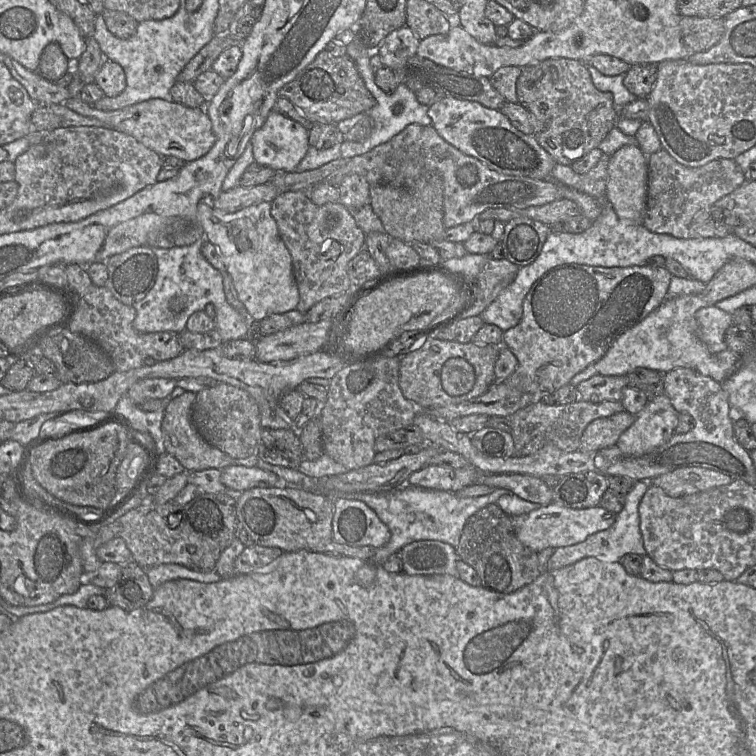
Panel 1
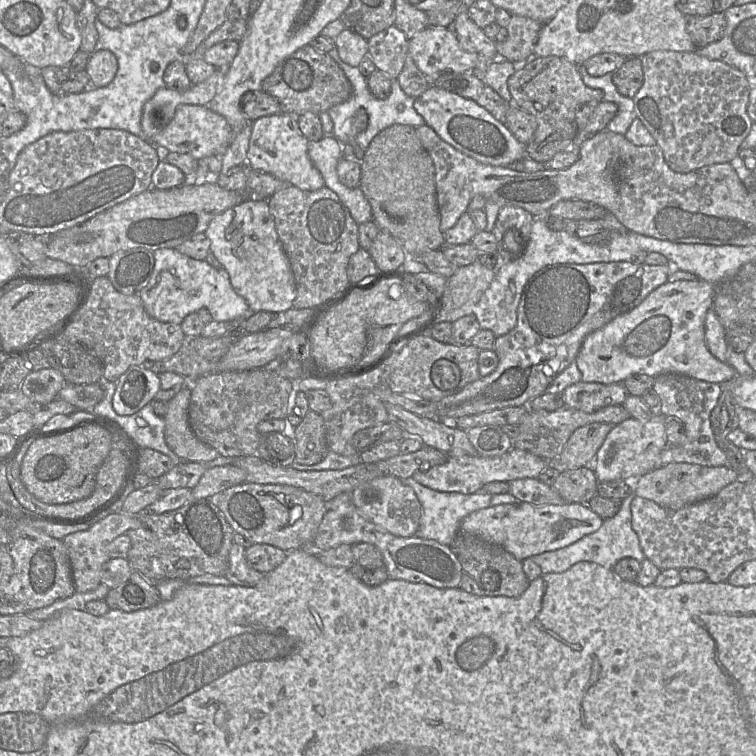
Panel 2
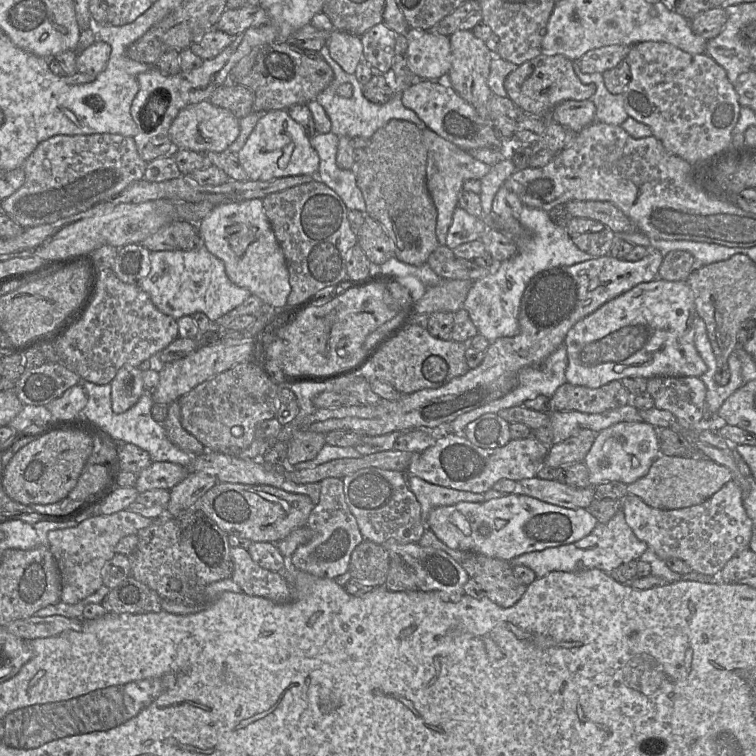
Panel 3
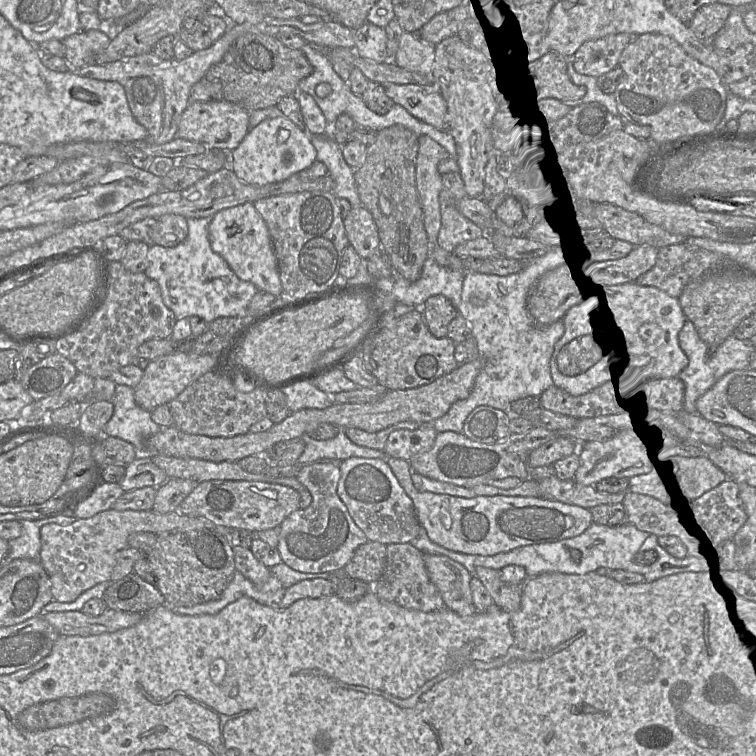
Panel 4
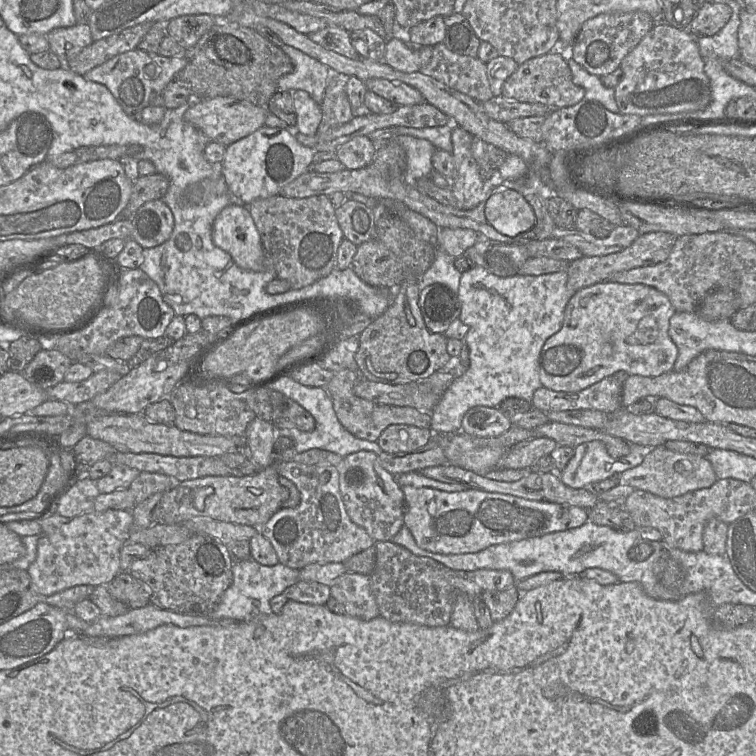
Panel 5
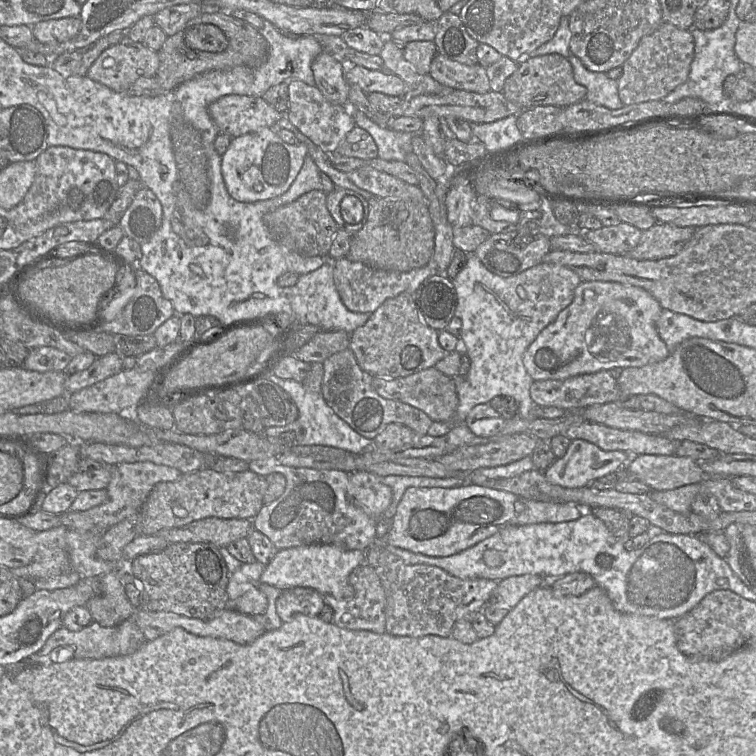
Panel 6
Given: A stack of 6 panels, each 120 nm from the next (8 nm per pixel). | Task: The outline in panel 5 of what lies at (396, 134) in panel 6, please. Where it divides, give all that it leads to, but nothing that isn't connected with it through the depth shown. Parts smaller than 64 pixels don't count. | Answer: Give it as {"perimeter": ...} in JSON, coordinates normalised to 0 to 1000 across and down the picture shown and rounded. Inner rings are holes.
{"perimeter":[[[526,179],[515,184],[526,188],[536,198],[538,221],[534,241],[550,247],[554,237],[567,234],[573,226],[571,208],[577,196],[566,185],[541,179]]]}

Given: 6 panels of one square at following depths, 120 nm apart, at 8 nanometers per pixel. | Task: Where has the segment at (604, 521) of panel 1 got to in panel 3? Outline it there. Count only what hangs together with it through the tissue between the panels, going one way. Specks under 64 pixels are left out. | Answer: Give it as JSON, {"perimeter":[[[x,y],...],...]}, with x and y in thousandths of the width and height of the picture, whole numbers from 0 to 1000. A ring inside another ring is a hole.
{"perimeter":[[[672,653],[635,665],[608,664],[578,671],[569,677],[565,688],[569,701],[593,724],[669,742],[693,731],[759,718],[776,709],[790,693],[790,687],[778,673],[742,671],[689,653]]]}

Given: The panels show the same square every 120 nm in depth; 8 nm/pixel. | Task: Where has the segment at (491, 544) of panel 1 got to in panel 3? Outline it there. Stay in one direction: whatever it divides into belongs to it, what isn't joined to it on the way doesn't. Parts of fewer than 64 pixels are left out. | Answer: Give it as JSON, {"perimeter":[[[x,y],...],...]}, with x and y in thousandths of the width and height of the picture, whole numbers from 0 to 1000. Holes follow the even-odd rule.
{"perimeter":[[[623,731],[608,747],[635,774],[643,788],[664,804],[679,802],[696,782],[697,775],[680,762],[669,741]]]}

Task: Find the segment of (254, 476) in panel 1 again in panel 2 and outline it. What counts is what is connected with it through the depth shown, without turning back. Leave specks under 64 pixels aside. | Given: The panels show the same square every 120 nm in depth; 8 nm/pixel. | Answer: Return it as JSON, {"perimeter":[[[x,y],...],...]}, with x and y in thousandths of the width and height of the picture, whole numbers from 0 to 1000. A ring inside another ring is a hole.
{"perimeter":[[[310,615],[274,620],[262,640],[253,647],[254,660],[278,659],[304,644],[325,638],[325,624]]]}

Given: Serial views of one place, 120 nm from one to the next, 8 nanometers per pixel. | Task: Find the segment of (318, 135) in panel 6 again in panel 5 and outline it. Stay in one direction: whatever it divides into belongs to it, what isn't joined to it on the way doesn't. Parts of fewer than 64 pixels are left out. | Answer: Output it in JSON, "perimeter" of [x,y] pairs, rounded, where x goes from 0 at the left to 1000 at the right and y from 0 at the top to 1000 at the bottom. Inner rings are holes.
{"perimeter":[[[401,119],[386,122],[388,139],[393,153],[389,167],[390,176],[415,180],[426,160],[425,140],[417,135],[411,127]]]}

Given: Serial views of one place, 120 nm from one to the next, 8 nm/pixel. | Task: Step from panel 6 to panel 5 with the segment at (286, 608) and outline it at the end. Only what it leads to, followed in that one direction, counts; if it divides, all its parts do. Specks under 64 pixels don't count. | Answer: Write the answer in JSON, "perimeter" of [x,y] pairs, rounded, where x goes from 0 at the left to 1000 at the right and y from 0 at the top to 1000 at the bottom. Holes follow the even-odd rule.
{"perimeter":[[[417,769],[396,770],[378,778],[372,786],[361,790],[357,802],[362,812],[369,812],[382,794],[430,800],[437,791],[437,776]]]}

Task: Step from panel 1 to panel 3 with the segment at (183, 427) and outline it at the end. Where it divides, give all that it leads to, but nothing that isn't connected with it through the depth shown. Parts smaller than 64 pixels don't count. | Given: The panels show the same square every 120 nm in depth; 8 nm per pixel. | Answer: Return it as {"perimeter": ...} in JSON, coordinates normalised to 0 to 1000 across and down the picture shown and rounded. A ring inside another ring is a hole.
{"perimeter":[[[235,529],[222,536],[222,548],[216,558],[216,563],[224,582],[238,594],[258,602],[271,598],[272,591],[242,566],[239,561],[239,540]]]}

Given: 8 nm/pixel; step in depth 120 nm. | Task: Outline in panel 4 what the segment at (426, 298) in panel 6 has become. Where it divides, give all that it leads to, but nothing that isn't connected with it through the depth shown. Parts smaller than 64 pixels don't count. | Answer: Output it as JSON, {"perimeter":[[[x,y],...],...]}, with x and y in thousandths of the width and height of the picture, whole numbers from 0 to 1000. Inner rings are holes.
{"perimeter":[[[585,390],[567,393],[557,409],[569,439],[577,447],[591,444],[595,427],[607,415],[604,407]]]}

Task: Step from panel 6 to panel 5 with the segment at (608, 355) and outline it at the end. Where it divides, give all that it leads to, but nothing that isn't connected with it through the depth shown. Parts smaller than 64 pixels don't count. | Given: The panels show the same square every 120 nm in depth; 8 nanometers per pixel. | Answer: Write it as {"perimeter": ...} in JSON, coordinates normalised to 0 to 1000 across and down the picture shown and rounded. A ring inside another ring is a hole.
{"perimeter":[[[794,373],[765,384],[754,394],[742,435],[726,446],[712,476],[717,511],[738,519],[766,519],[803,497],[824,491],[831,496],[868,499],[892,488],[897,460],[885,444],[885,425],[894,414],[885,394],[852,376]]]}

